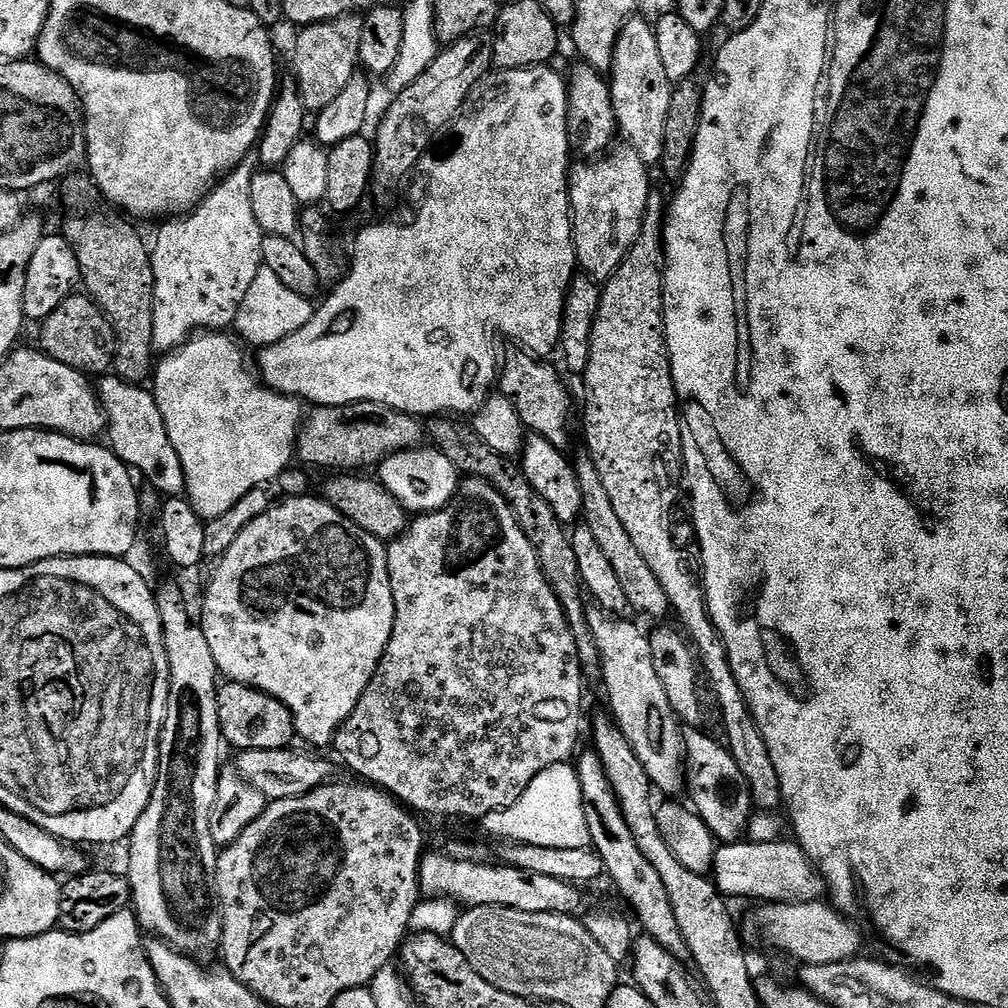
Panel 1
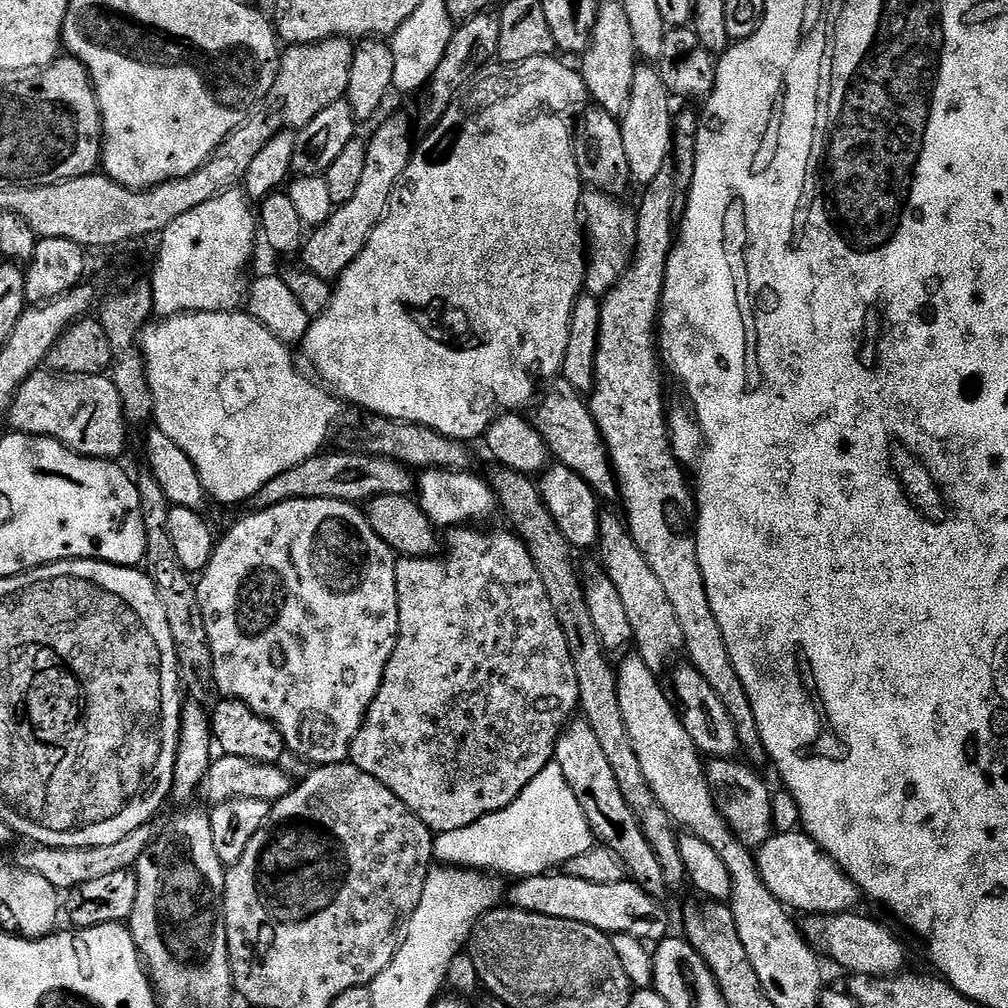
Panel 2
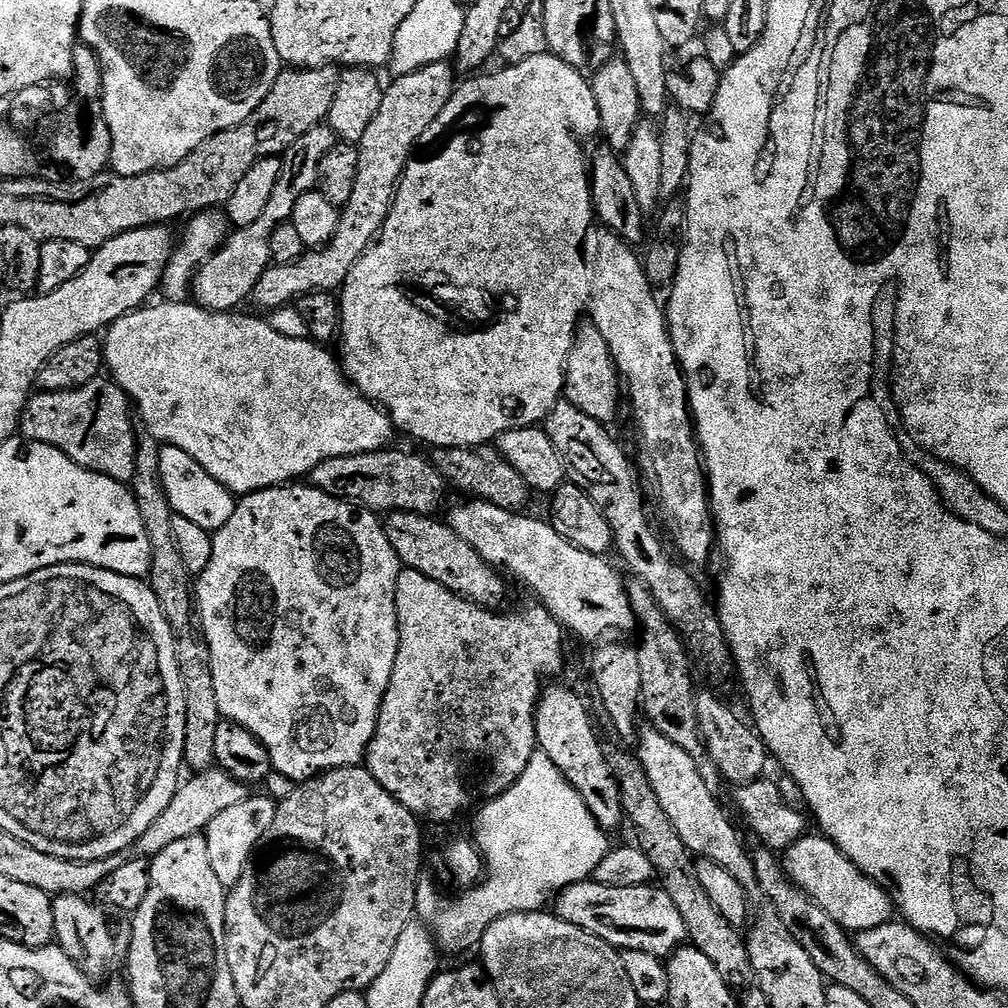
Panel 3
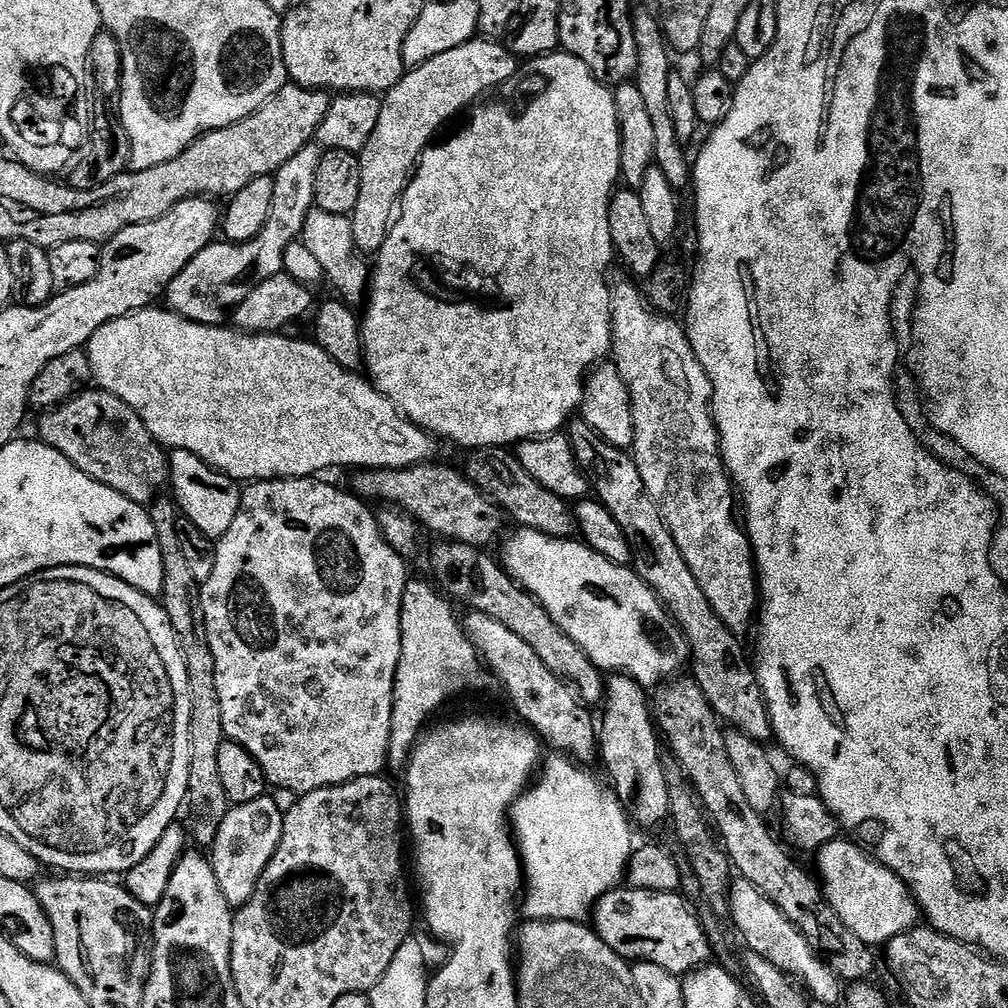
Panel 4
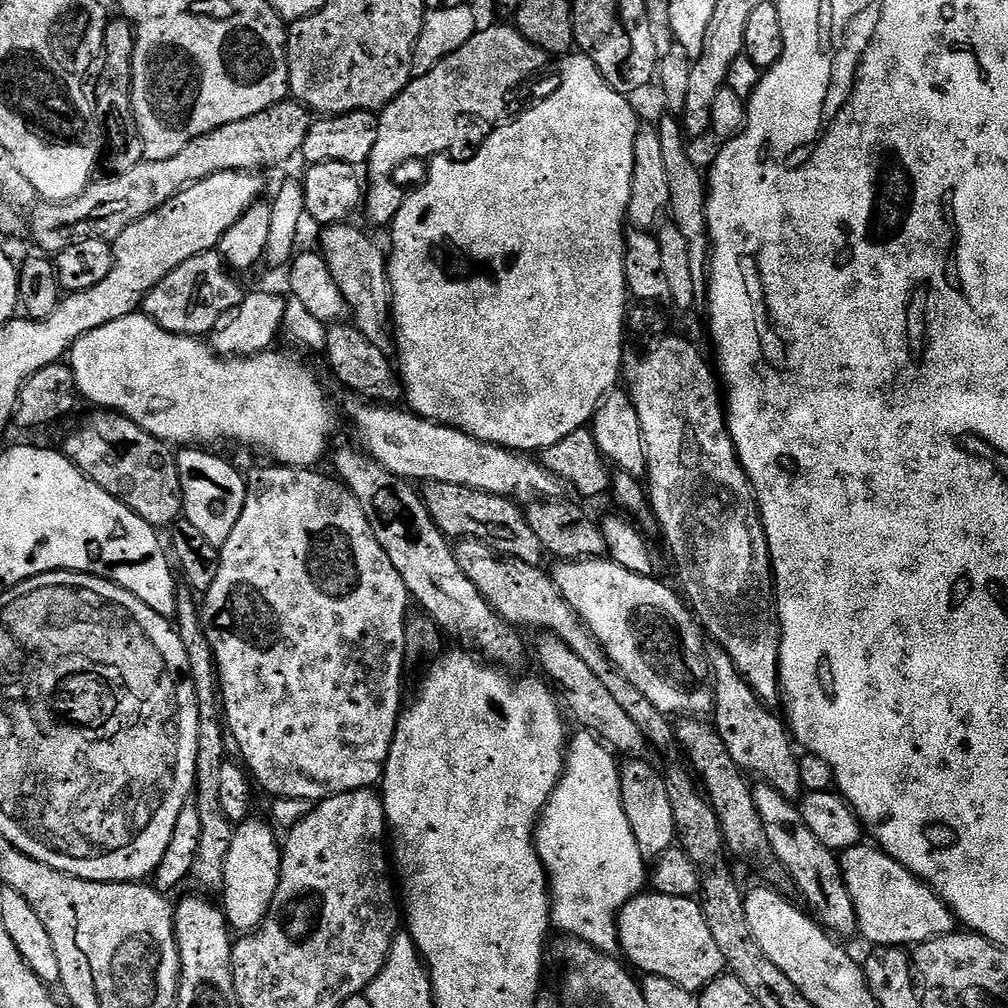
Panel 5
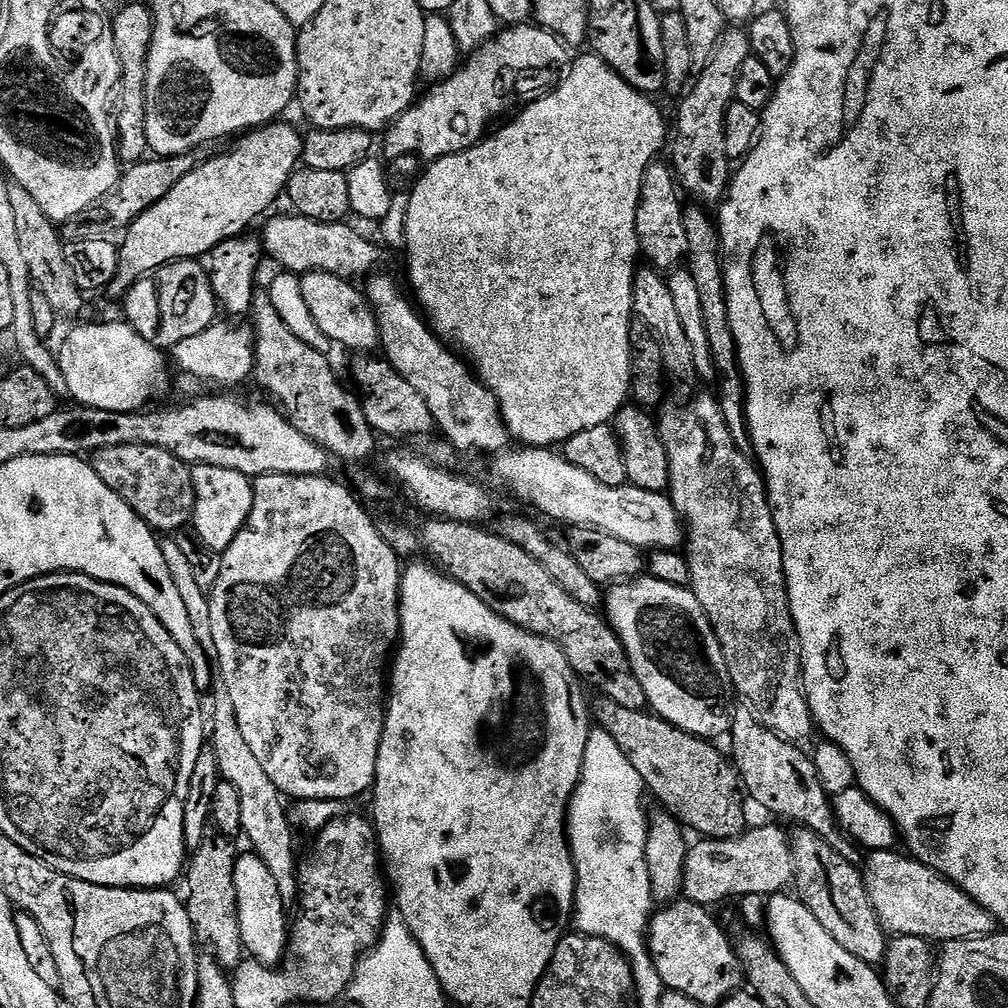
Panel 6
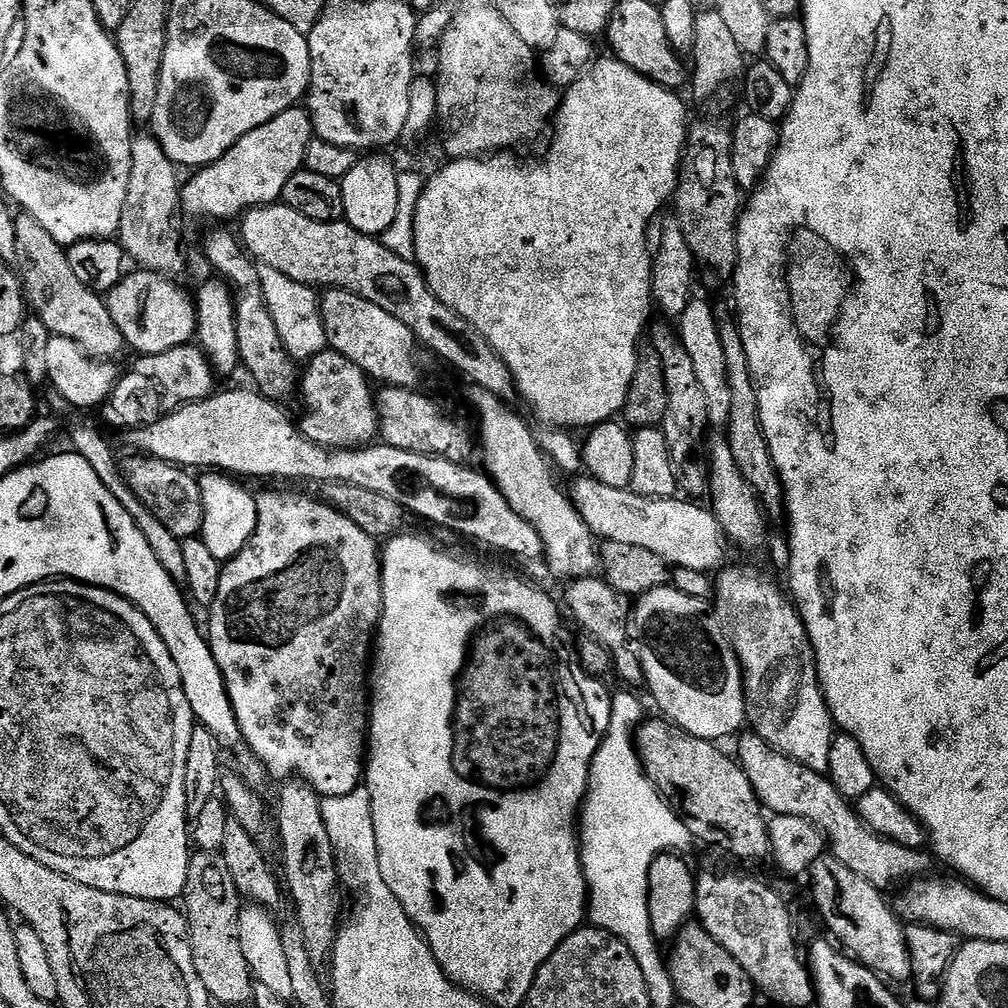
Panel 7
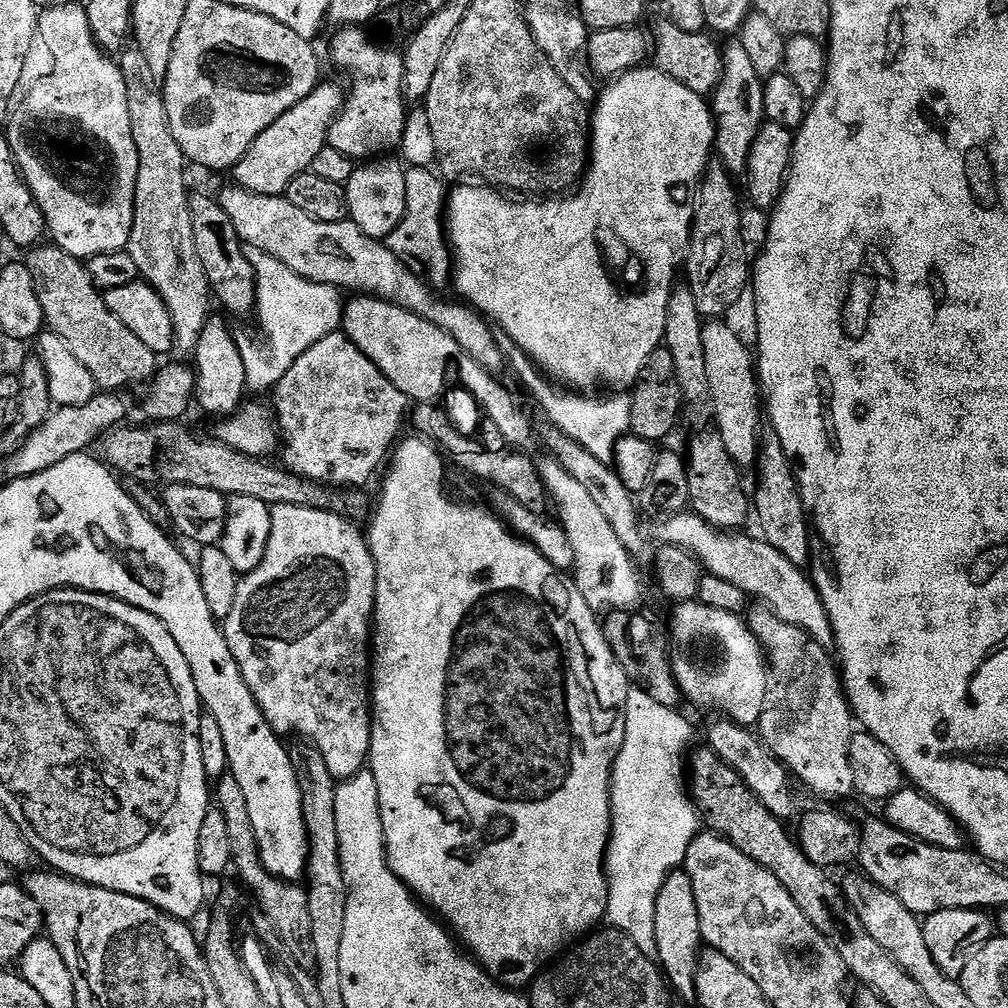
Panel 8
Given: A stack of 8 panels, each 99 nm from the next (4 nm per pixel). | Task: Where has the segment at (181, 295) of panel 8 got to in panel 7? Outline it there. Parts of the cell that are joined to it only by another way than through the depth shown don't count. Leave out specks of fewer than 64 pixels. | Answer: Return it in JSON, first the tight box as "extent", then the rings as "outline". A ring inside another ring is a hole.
{"extent":[118,134,184,278],"outline":[[[145,134],[137,135],[132,142],[132,169],[130,170],[130,182],[128,193],[122,206],[122,222],[118,233],[118,243],[129,257],[137,260],[141,269],[149,272],[158,272],[169,278],[179,277],[179,272],[184,268],[184,252],[180,249],[180,228],[176,225],[176,212],[181,211],[180,193],[182,180],[176,177],[177,165],[164,153],[162,146],[155,136]]]}

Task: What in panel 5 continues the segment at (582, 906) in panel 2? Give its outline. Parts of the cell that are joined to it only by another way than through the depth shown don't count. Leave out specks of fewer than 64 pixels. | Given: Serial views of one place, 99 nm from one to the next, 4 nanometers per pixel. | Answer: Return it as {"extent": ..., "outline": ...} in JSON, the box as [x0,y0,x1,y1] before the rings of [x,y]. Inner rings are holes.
{"extent":[618,890,725,994],"outline":[[[645,890],[620,913],[618,927],[623,959],[637,973],[670,978],[670,982],[678,982],[682,990],[697,994],[725,975],[722,950],[718,950],[718,942],[714,942],[714,934],[710,934],[710,926],[706,926],[706,914],[699,899]]]}

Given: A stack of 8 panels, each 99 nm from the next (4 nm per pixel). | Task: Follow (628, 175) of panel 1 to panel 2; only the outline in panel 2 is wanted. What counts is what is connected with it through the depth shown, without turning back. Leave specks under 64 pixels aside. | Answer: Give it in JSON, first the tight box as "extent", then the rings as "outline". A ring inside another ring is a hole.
{"extent":[582,190,636,298],"outline":[[[588,190],[582,196],[582,228],[586,233],[586,267],[584,288],[587,295],[603,298],[624,276],[624,271],[632,263],[632,251],[636,249],[636,213],[624,205],[623,199],[608,196],[604,192]]]}

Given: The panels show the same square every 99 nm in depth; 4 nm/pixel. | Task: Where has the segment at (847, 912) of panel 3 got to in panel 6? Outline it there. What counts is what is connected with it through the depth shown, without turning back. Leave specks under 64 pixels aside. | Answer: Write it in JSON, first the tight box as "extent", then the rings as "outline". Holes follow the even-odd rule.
{"extent":[862,851,997,942],"outline":[[[899,851],[874,852],[867,857],[862,868],[864,885],[870,902],[878,914],[878,922],[885,933],[892,936],[917,936],[929,942],[947,942],[949,940],[973,940],[979,936],[991,936],[997,931],[996,919],[991,916],[970,894],[966,894],[957,884],[938,874],[930,866],[913,860],[911,855],[899,856]]]}

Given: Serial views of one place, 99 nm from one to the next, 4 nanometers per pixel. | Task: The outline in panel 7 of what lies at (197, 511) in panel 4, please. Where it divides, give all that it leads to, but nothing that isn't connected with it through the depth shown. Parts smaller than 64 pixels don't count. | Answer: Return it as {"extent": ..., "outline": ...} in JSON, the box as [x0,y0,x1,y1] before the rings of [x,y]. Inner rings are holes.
{"extent":[199,470,258,562],"outline":[[[208,470],[199,477],[202,490],[204,521],[200,527],[200,539],[206,542],[206,550],[214,554],[217,562],[233,560],[251,542],[258,522],[256,496],[243,488],[239,479],[216,470]]]}

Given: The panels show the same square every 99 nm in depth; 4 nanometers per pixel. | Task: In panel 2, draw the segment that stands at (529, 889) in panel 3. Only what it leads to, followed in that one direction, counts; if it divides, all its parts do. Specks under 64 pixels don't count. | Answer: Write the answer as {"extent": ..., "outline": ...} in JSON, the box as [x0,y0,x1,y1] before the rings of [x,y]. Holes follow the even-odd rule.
{"extent":[433,762,596,879],"outline":[[[554,762],[545,766],[538,775],[527,784],[526,789],[510,806],[484,815],[478,822],[462,830],[450,830],[439,833],[433,839],[433,859],[444,866],[473,868],[476,870],[494,870],[513,879],[540,876],[563,867],[566,861],[584,854],[595,845],[596,839],[586,822],[585,814],[566,782],[562,768]]]}

